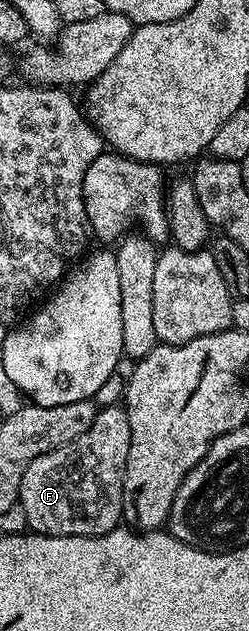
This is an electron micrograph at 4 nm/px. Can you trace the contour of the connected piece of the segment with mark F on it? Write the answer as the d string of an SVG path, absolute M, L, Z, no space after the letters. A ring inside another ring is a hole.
M113 406L103 407L98 413L98 417L92 422L92 426L88 426L88 430L84 430L84 434L76 437L71 444L67 444L54 452L44 454L40 458L36 458L26 468L22 477L22 486L18 490L18 499L20 507L26 515L26 522L31 533L40 536L103 536L105 532L110 532L114 528L119 527L122 515L122 478L126 471L126 459L128 458L128 450L130 449L130 419L126 413L125 407Z

